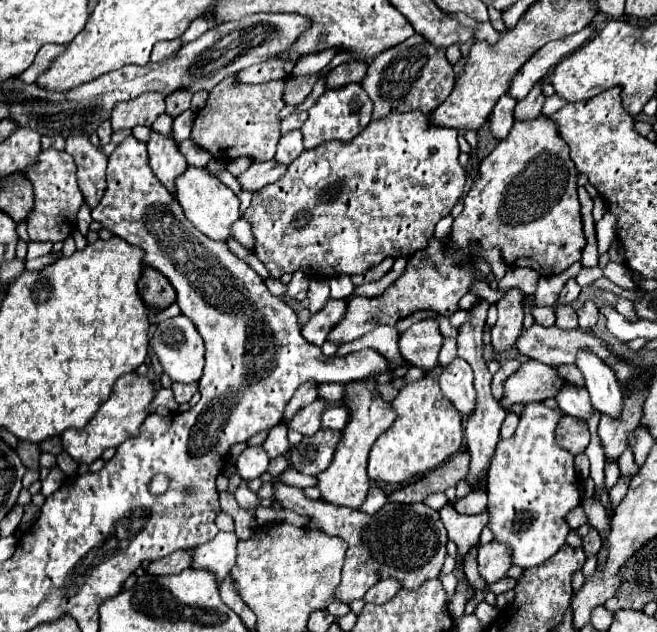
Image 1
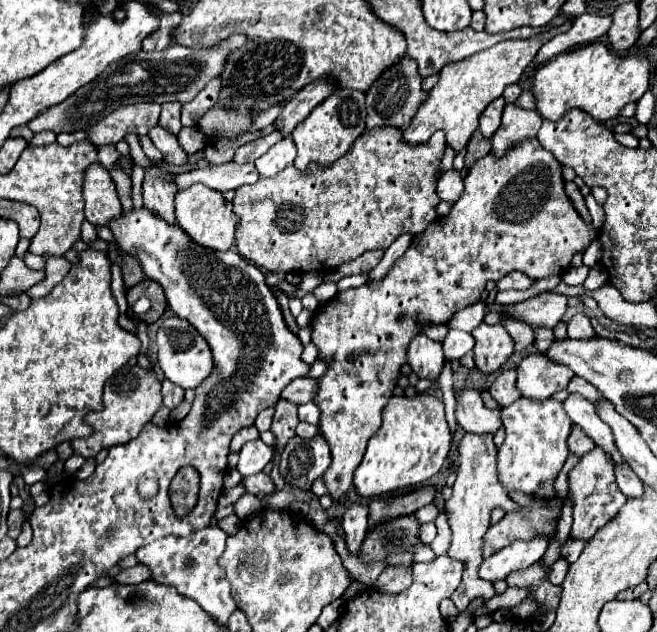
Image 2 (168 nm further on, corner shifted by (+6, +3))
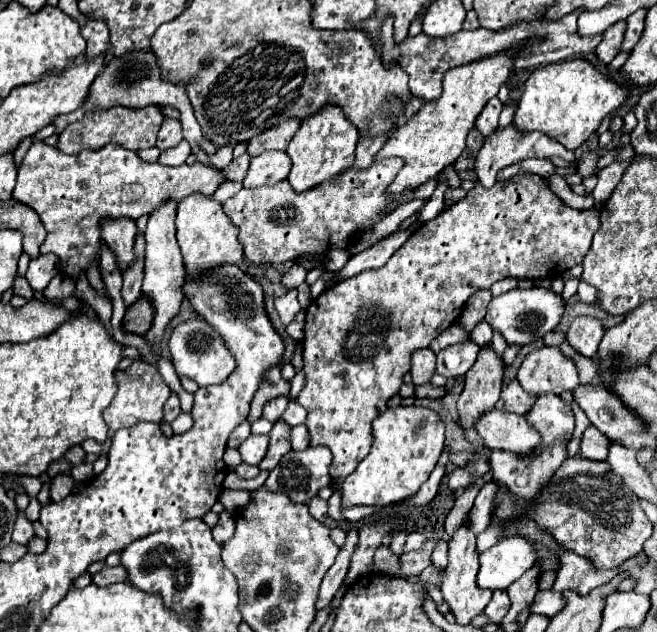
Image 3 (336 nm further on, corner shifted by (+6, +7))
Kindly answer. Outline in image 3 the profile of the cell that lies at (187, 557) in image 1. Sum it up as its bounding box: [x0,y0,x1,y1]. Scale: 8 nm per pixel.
[93,566,127,586]

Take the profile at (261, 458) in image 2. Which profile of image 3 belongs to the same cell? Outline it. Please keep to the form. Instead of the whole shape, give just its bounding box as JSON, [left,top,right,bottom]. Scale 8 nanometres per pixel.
[239,436,269,466]

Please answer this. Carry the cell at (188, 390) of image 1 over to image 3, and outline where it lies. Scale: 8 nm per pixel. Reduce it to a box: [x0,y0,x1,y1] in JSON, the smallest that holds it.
[163,392,181,422]

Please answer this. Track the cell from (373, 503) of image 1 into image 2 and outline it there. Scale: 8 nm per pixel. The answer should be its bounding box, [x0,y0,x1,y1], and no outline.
[341,504,367,556]

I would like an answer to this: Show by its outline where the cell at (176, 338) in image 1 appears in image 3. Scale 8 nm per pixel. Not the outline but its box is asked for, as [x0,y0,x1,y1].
[169,318,235,386]

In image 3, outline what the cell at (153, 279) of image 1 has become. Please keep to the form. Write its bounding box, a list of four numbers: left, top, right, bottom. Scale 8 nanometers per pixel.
[123,296,153,334]

